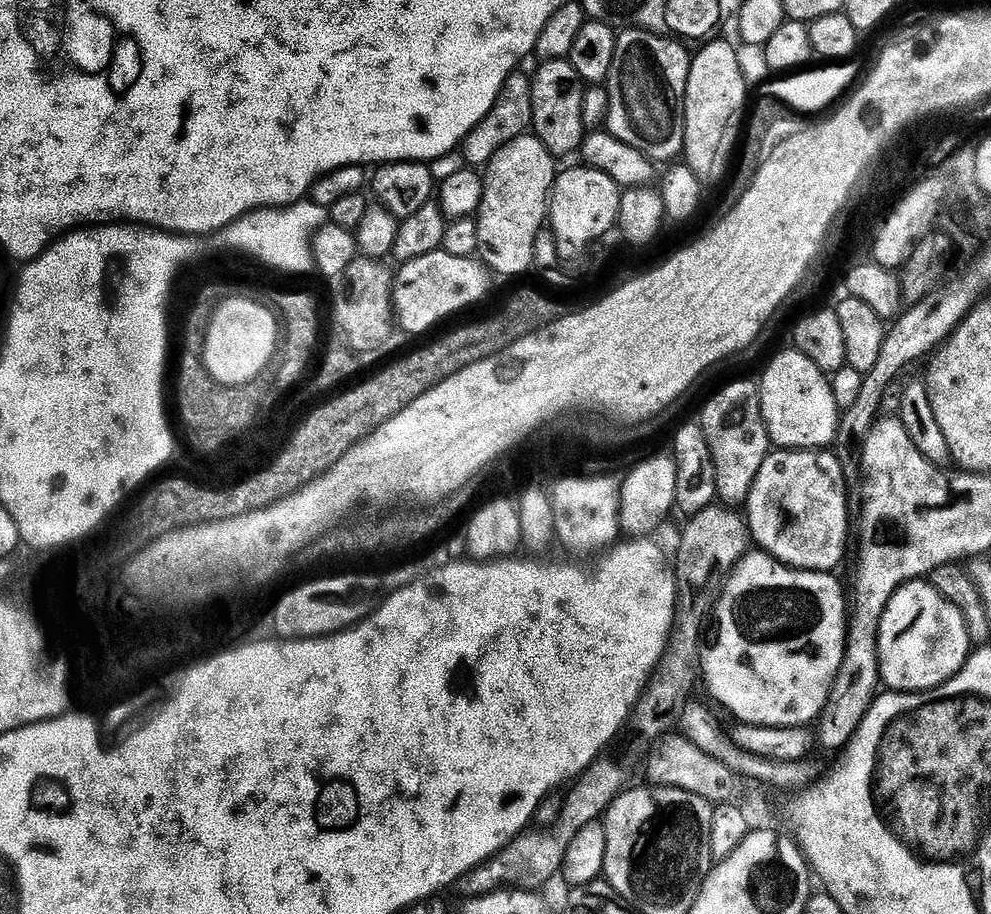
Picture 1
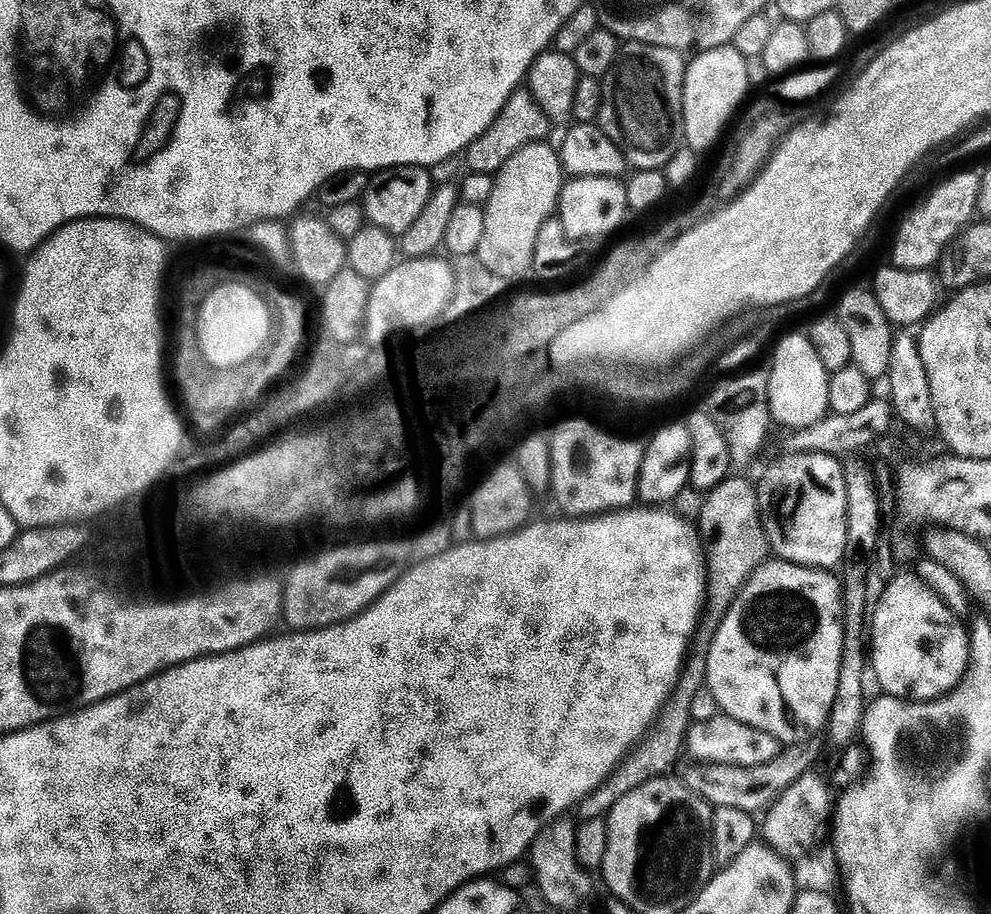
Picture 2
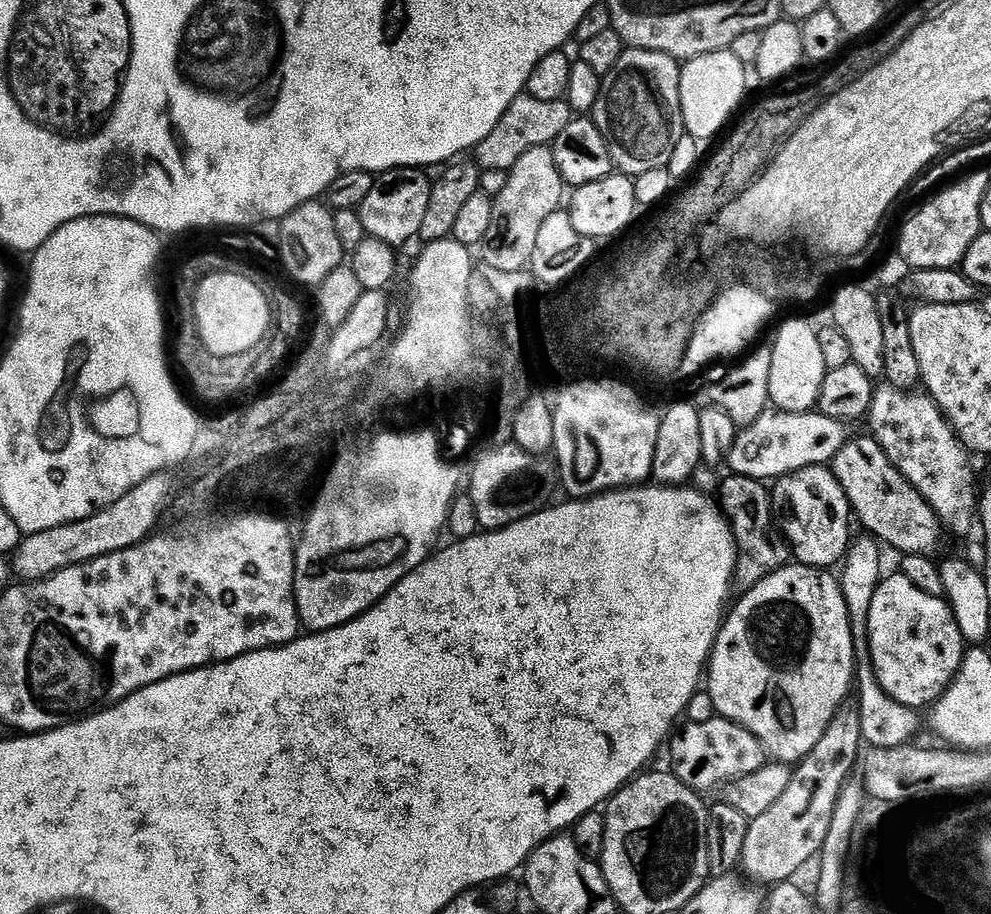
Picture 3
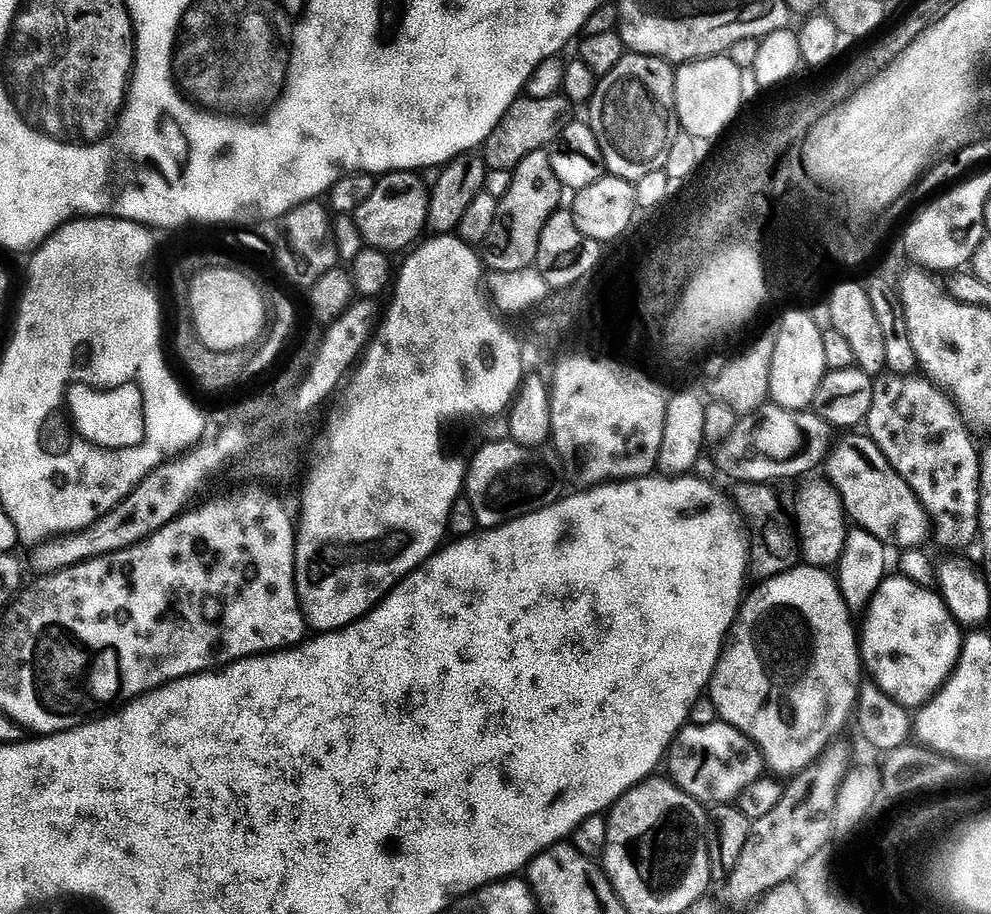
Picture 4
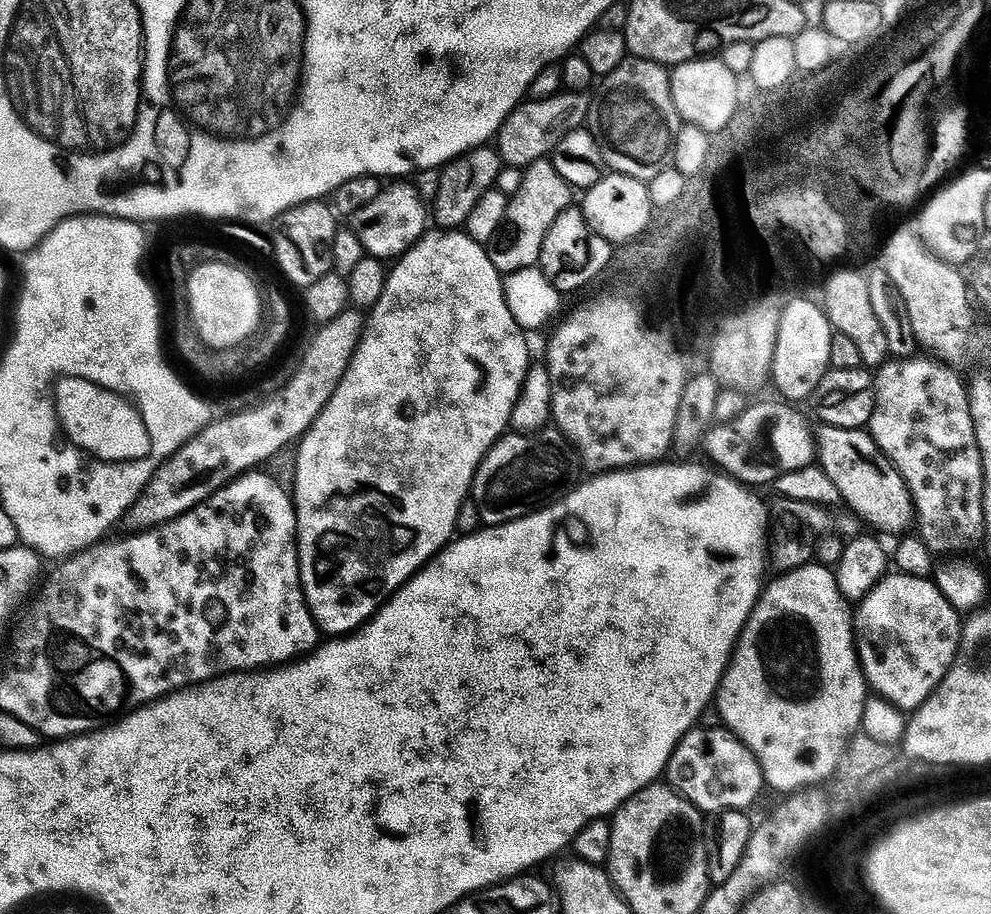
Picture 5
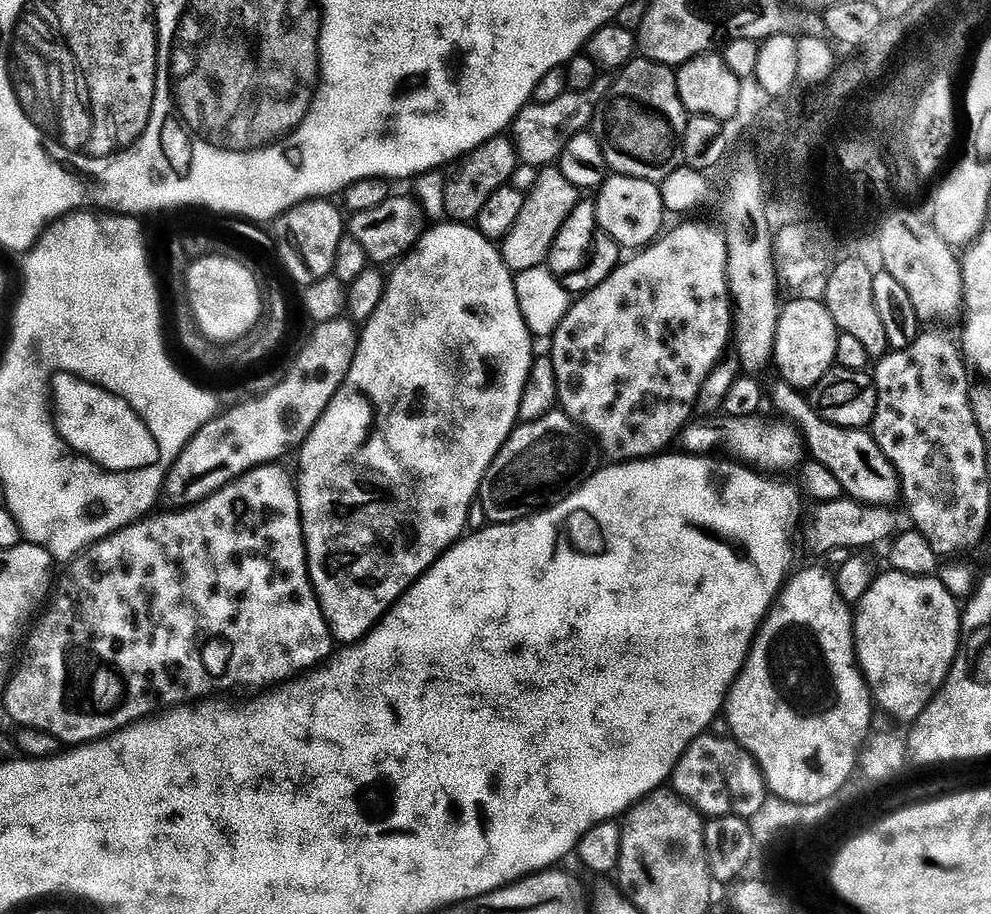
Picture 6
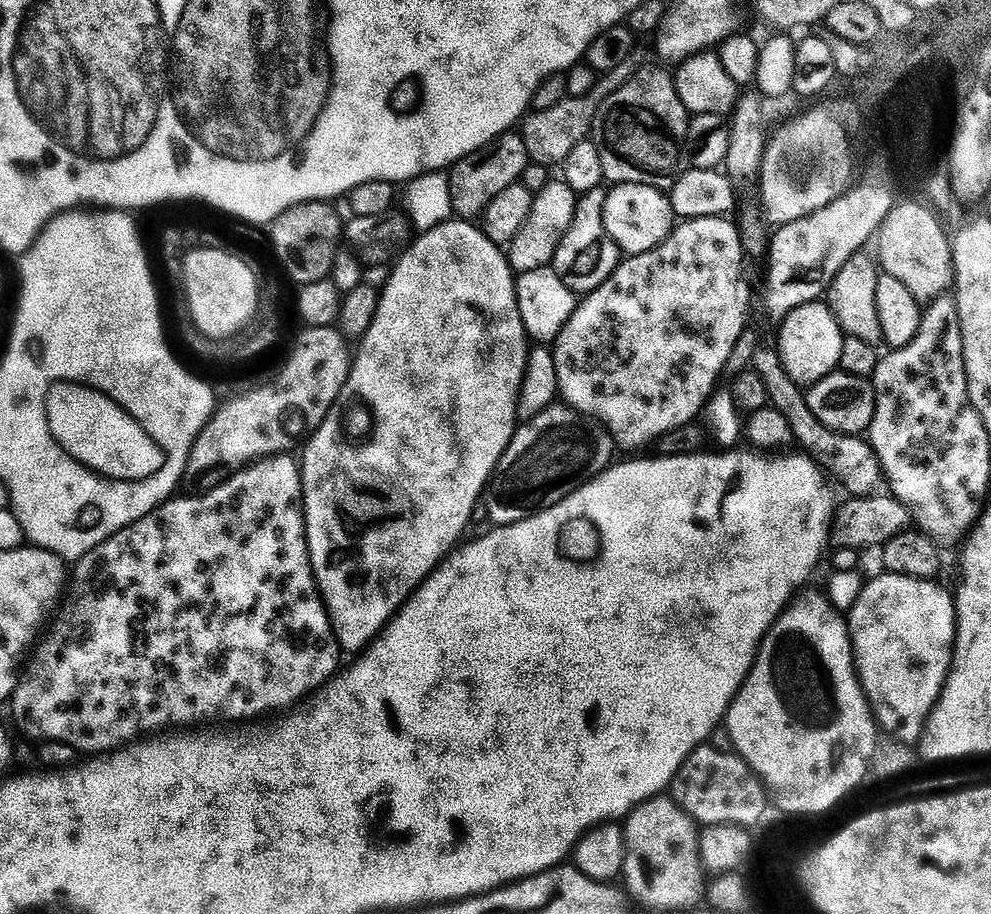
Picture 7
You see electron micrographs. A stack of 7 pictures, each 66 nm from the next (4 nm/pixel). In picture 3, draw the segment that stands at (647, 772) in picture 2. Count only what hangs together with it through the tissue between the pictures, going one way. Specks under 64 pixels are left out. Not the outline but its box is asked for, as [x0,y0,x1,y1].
[718,474,786,594]

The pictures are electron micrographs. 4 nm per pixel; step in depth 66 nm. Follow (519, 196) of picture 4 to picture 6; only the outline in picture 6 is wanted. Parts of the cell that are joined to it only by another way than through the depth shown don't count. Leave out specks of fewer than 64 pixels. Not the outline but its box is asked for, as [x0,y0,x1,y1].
[499,166,582,274]

